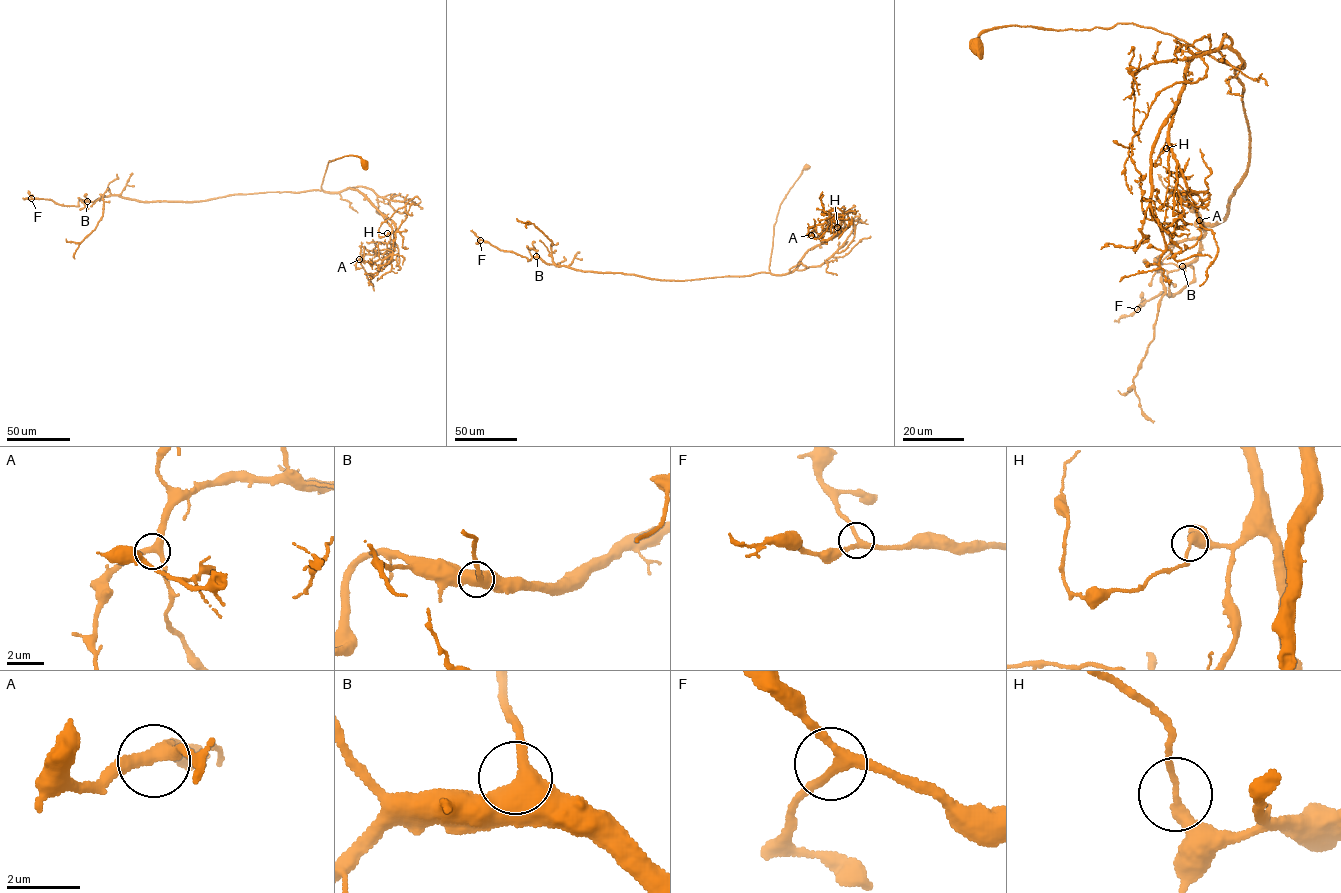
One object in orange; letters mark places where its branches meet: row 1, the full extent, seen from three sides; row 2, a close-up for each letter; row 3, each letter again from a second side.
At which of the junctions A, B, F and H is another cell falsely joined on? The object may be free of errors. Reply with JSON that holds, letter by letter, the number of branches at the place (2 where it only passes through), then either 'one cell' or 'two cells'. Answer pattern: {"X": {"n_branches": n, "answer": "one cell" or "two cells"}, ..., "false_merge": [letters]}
{"A": {"n_branches": 3, "answer": "one cell"}, "B": {"n_branches": 2, "answer": "one cell"}, "F": {"n_branches": 3, "answer": "one cell"}, "H": {"n_branches": 2, "answer": "one cell"}, "false_merge": []}

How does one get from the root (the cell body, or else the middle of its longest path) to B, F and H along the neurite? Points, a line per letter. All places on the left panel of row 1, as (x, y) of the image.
B: (363, 163), (351, 155), (329, 160), (321, 190), (236, 194), (188, 202), (138, 201), (112, 195), (87, 201)
F: (363, 163), (351, 155), (329, 160), (321, 190), (188, 202), (112, 195), (80, 200), (77, 206), (31, 198)
H: (363, 163), (351, 155), (329, 160), (322, 190), (358, 191), (391, 227), (387, 233)

